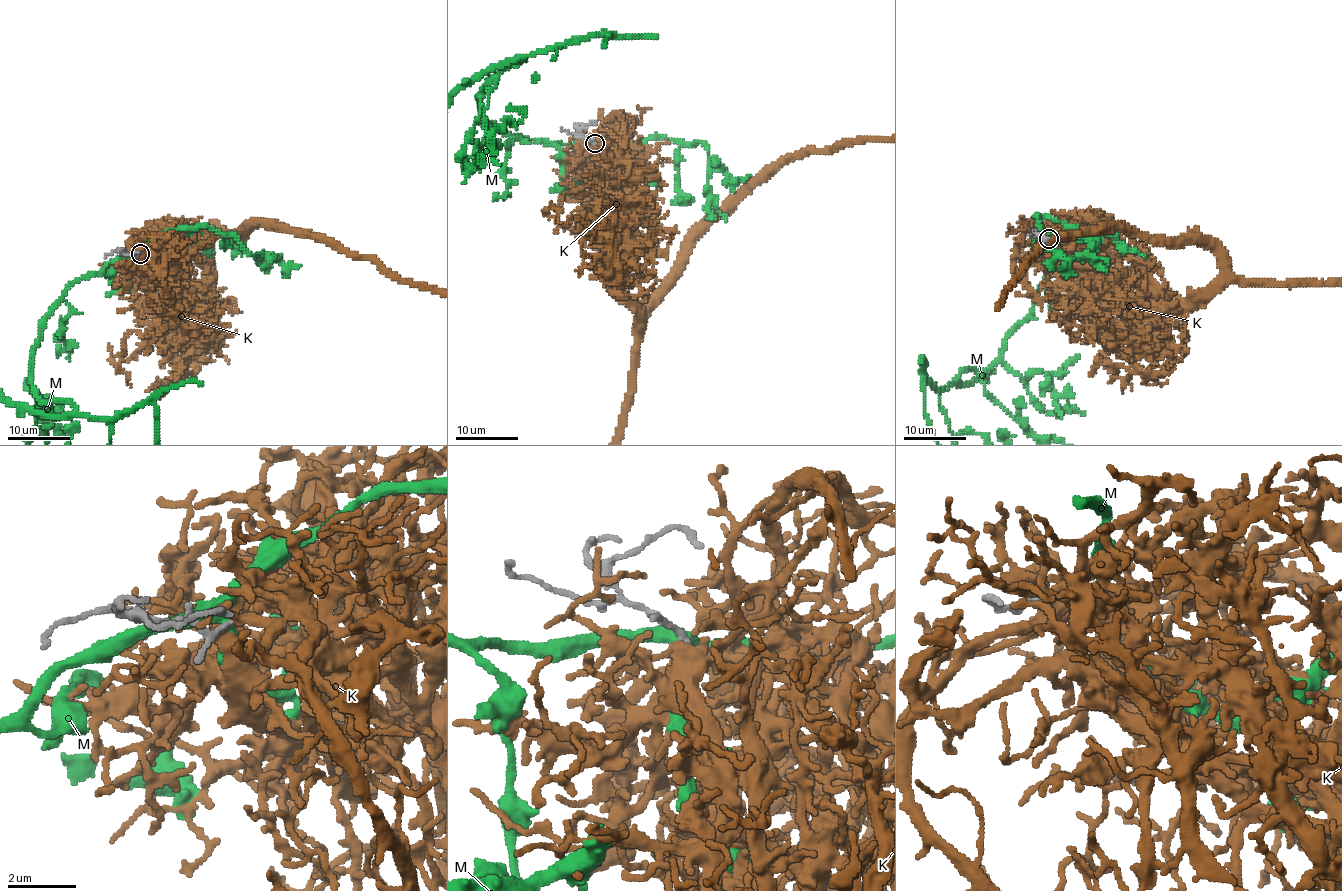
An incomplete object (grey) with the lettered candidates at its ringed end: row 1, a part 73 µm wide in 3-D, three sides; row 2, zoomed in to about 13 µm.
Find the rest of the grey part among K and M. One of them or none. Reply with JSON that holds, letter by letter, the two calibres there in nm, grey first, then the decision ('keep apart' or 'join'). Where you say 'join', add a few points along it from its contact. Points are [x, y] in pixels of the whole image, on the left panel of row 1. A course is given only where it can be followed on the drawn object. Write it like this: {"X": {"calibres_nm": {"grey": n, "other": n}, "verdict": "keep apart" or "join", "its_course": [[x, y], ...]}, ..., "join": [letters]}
{"K": {"calibres_nm": {"grey": 140, "other": 400}, "verdict": "join"}, "M": {"calibres_nm": {"grey": 140, "other": 280}, "verdict": "keep apart"}, "join": ["K"]}

